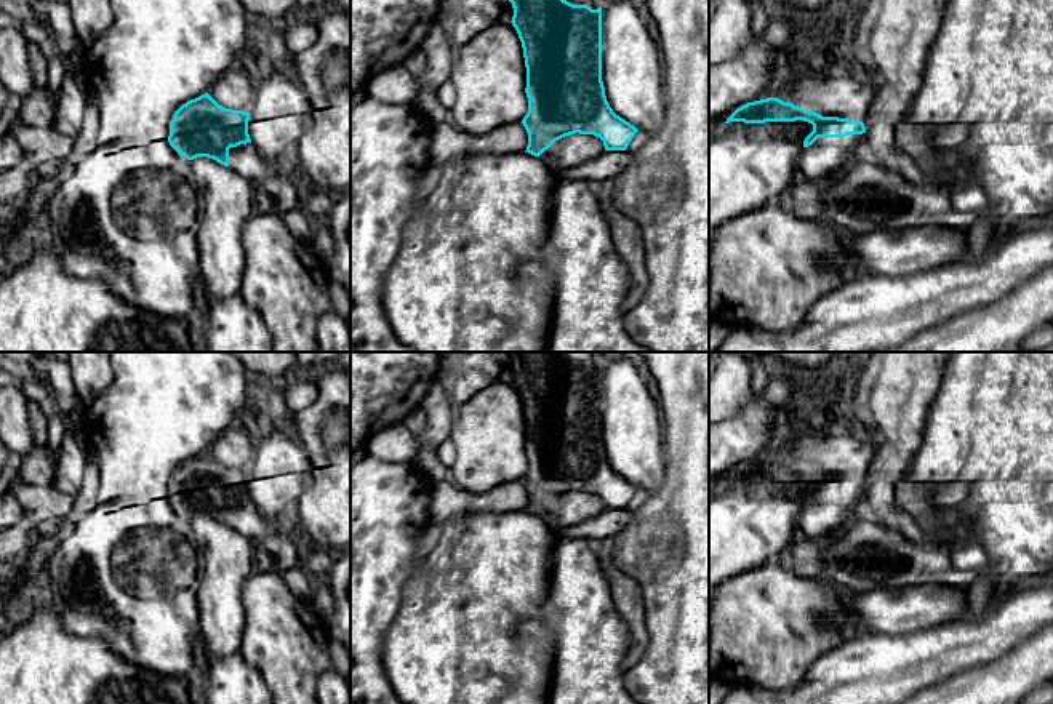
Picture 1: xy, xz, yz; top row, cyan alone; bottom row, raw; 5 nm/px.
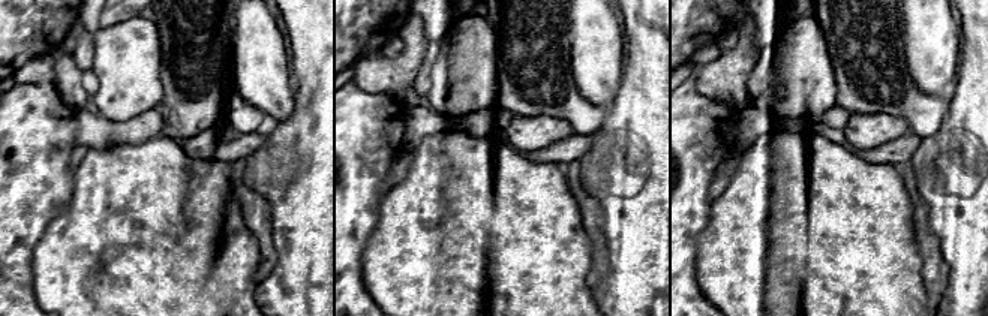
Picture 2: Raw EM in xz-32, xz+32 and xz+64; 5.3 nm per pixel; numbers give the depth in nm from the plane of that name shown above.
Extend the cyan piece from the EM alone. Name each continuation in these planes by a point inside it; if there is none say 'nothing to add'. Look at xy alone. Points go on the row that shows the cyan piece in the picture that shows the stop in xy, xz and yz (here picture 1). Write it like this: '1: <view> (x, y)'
1: xy (245, 159)

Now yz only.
1: yz (826, 156)

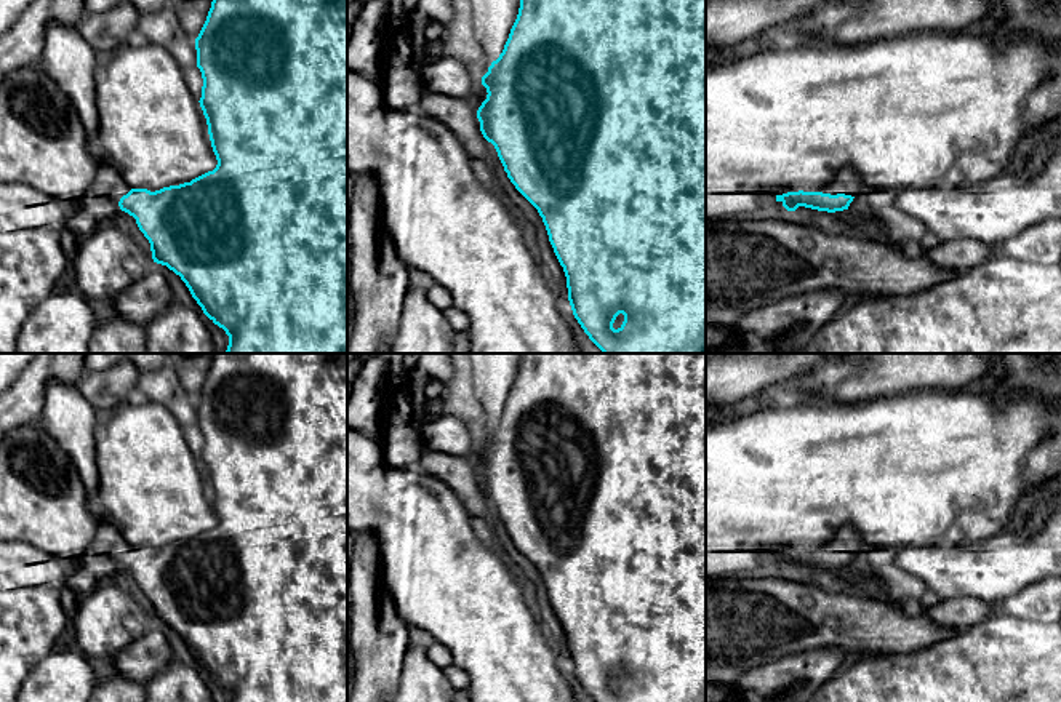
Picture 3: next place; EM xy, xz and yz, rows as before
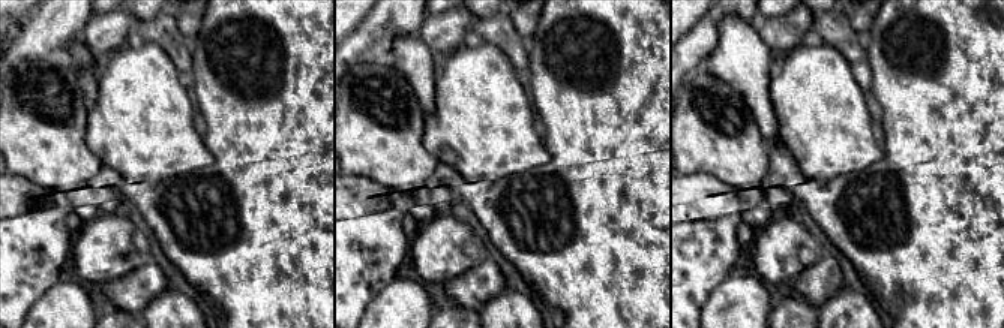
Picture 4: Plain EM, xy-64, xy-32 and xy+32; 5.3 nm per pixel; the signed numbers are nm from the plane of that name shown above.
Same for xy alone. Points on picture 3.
1: xy (108, 183)

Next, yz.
1: yz (847, 181)

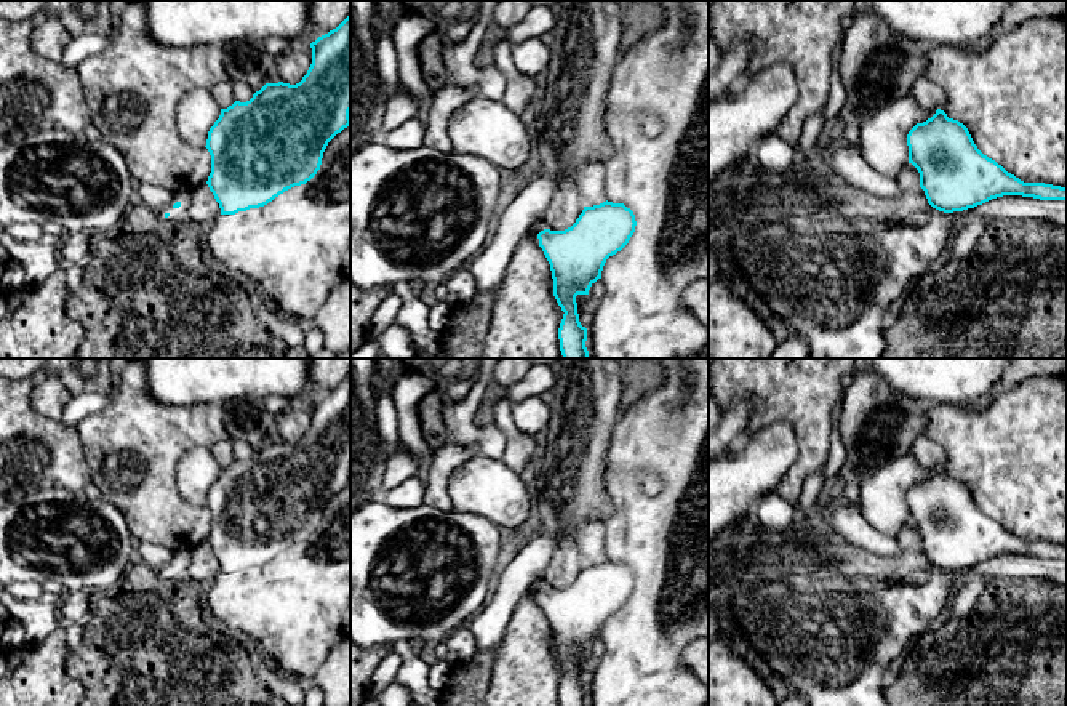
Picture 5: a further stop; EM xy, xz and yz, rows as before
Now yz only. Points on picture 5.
nothing to add

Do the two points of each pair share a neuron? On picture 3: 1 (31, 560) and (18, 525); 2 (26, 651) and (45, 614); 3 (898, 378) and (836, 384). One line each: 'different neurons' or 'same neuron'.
1: different neurons
2: same neuron
3: same neuron

